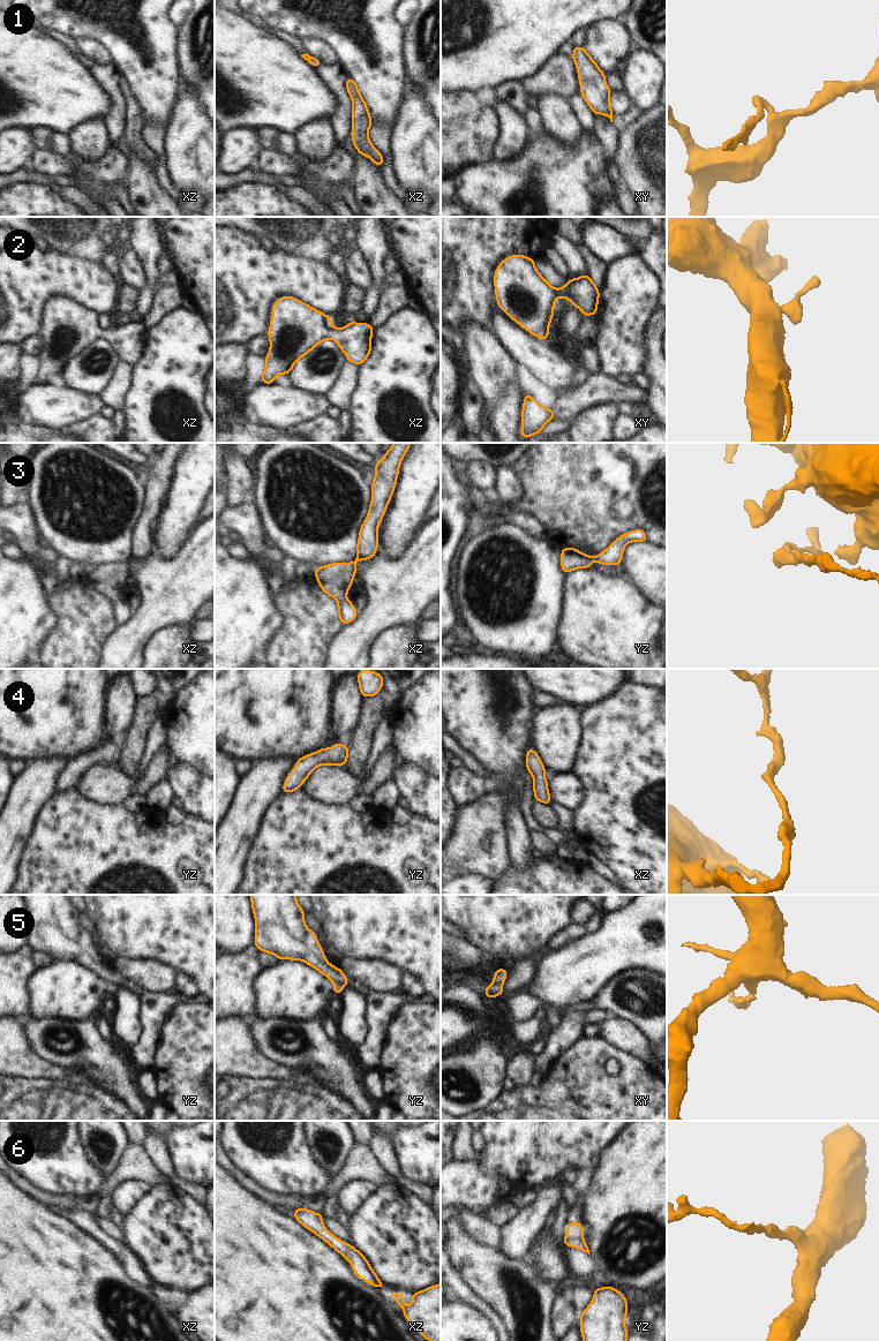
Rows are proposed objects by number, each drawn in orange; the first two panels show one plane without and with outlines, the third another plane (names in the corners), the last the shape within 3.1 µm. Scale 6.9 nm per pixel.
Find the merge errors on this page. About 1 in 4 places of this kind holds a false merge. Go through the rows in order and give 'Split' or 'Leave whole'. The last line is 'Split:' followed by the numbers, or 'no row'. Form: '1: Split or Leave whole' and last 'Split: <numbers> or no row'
1: Leave whole
2: Leave whole
3: Leave whole
4: Leave whole
5: Split
6: Leave whole
Split: 5

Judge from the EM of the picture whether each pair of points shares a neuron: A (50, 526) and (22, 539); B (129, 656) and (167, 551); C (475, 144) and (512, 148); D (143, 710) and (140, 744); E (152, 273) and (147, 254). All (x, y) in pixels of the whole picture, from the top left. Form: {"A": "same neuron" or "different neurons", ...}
{"A": "different neurons", "B": "different neurons", "C": "different neurons", "D": "same neuron", "E": "same neuron"}

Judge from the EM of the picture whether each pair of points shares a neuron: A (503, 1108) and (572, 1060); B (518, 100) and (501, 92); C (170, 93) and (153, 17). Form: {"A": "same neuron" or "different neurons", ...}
{"A": "same neuron", "B": "same neuron", "C": "same neuron"}

